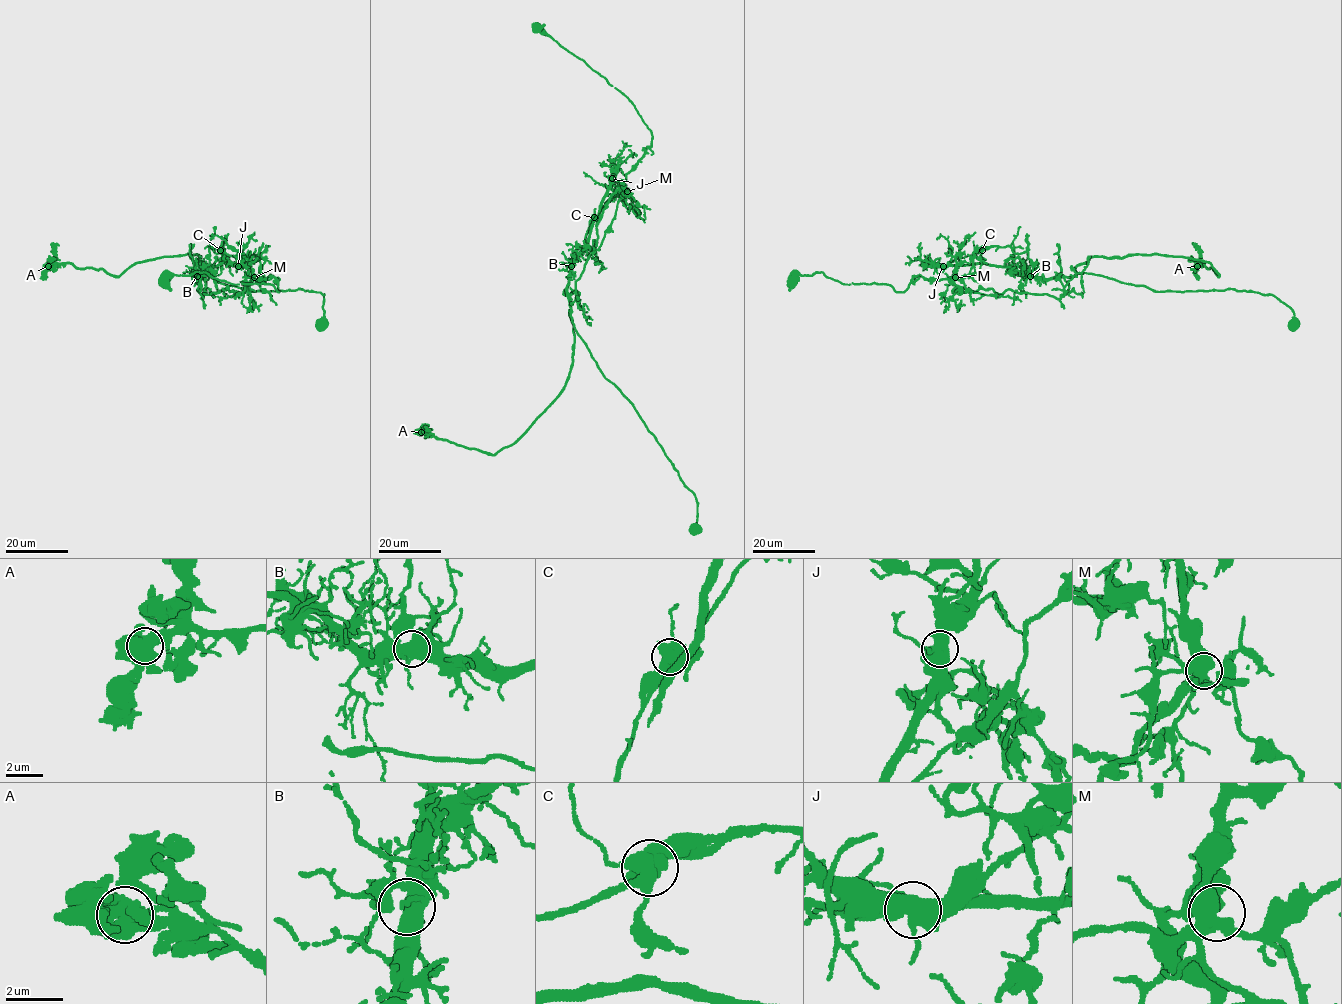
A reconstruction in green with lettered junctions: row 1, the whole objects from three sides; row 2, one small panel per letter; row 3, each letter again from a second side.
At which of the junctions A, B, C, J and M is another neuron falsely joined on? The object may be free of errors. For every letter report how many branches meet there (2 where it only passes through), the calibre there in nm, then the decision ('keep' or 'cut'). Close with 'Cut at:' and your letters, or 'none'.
A: 4 branches meet; 700 nm thick; keep
B: 4 branches meet; 500 nm thick; keep
C: 3 branches meet; 550 nm thick; keep
J: 4 branches meet; 650 nm thick; cut
M: 4 branches meet; 500 nm thick; keep
Cut at: J

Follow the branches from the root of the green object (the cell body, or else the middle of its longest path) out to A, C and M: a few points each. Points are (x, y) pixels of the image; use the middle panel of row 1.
A: (537, 27), (623, 93), (652, 142), (606, 204), (575, 282), (574, 354), (559, 396), (494, 454), (421, 432)
C: (537, 27), (623, 93), (651, 133), (651, 144), (626, 175), (625, 190), (618, 190), (594, 217)
M: (537, 27), (623, 93), (650, 131), (651, 144), (626, 175), (624, 185), (627, 191)

